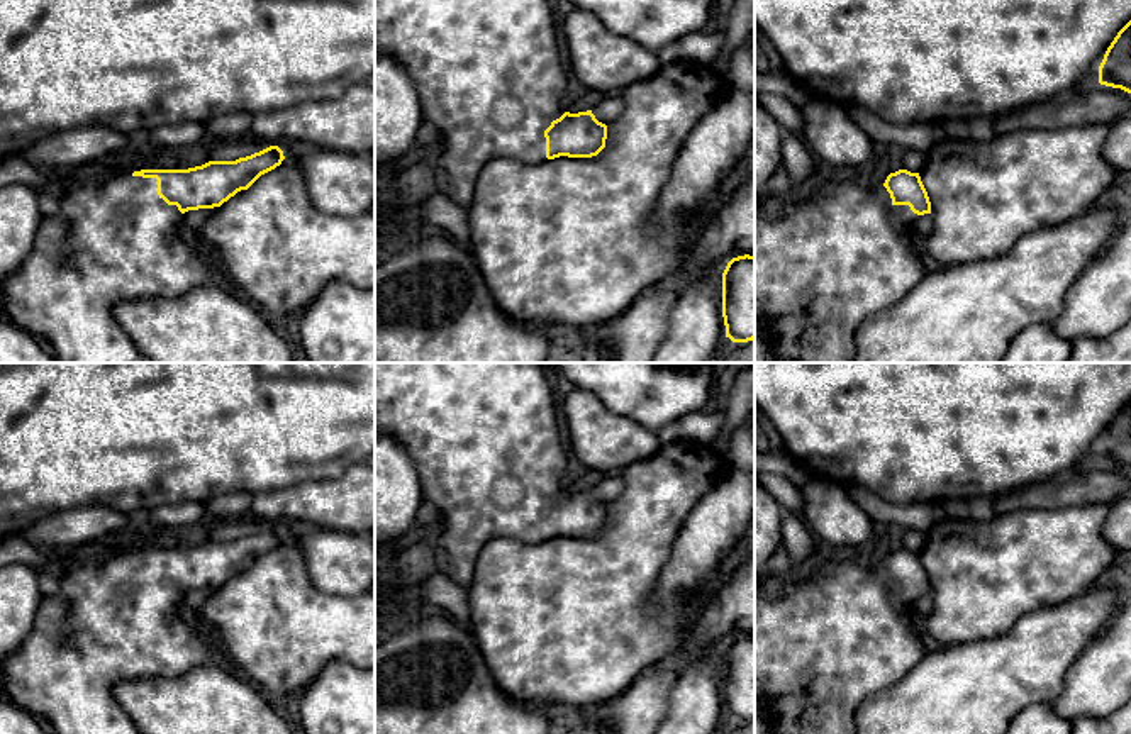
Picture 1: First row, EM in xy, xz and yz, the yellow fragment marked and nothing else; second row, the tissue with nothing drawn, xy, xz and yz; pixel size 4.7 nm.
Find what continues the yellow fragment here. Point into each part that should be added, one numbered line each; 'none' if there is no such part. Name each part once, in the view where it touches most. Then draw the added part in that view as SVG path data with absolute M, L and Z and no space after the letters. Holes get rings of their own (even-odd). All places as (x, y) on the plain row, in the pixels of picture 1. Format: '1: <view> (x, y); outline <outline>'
1: xy (111, 621); outline M124 553L112 559L76 564L63 576L59 576L59 588L54 595L42 597L32 622L32 629L22 641L22 644L10 656L0 661L0 681L5 692L5 698L29 710L49 729L51 734L142 734L115 700L114 687L125 680L141 680L153 676L176 678L185 675L190 668L209 664L217 659L212 649L205 644L203 632L195 631L188 622L180 617L178 605L181 602L183 593L178 590L178 587L168 585L158 575L156 558L142 558L134 556L132 553Z

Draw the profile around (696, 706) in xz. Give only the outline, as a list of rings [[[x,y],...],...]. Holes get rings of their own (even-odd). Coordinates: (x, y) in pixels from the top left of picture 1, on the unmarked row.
[[[707,649],[688,659],[678,670],[678,678],[668,693],[665,720],[656,734],[717,734],[724,717],[722,649]]]

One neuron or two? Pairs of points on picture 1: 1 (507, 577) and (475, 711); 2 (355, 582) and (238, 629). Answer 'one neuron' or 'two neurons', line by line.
1: two neurons
2: two neurons

